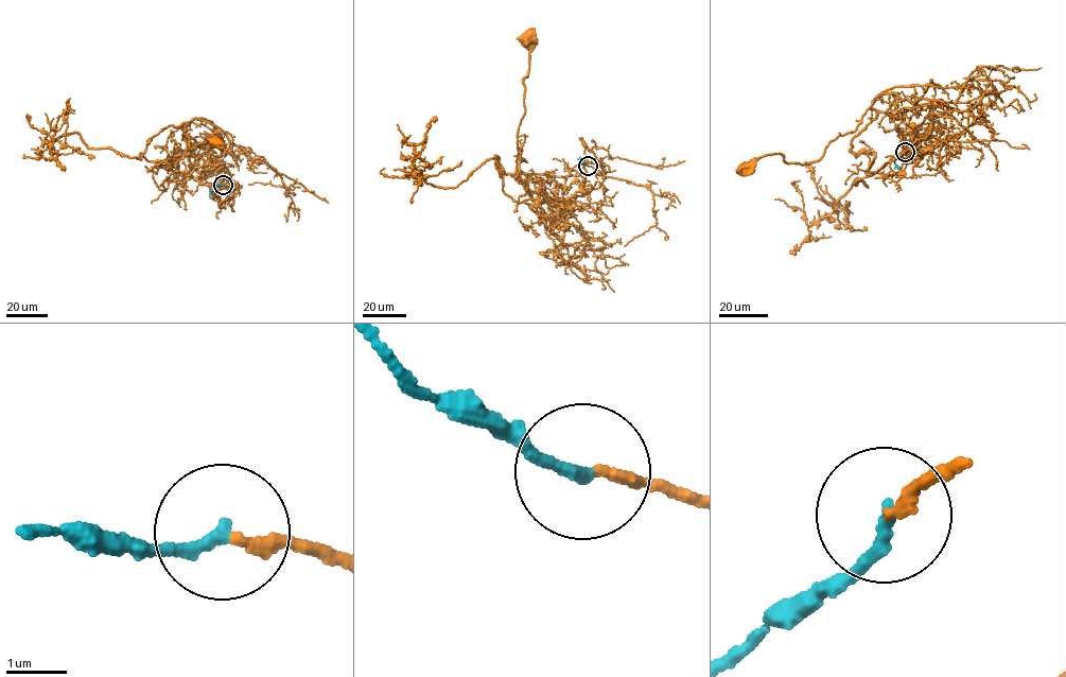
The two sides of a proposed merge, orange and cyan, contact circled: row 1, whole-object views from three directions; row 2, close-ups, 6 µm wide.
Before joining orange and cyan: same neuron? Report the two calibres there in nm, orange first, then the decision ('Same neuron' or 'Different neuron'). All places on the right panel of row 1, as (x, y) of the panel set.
Thickness 170 nm (orange) against 200 nm. Same neuron

